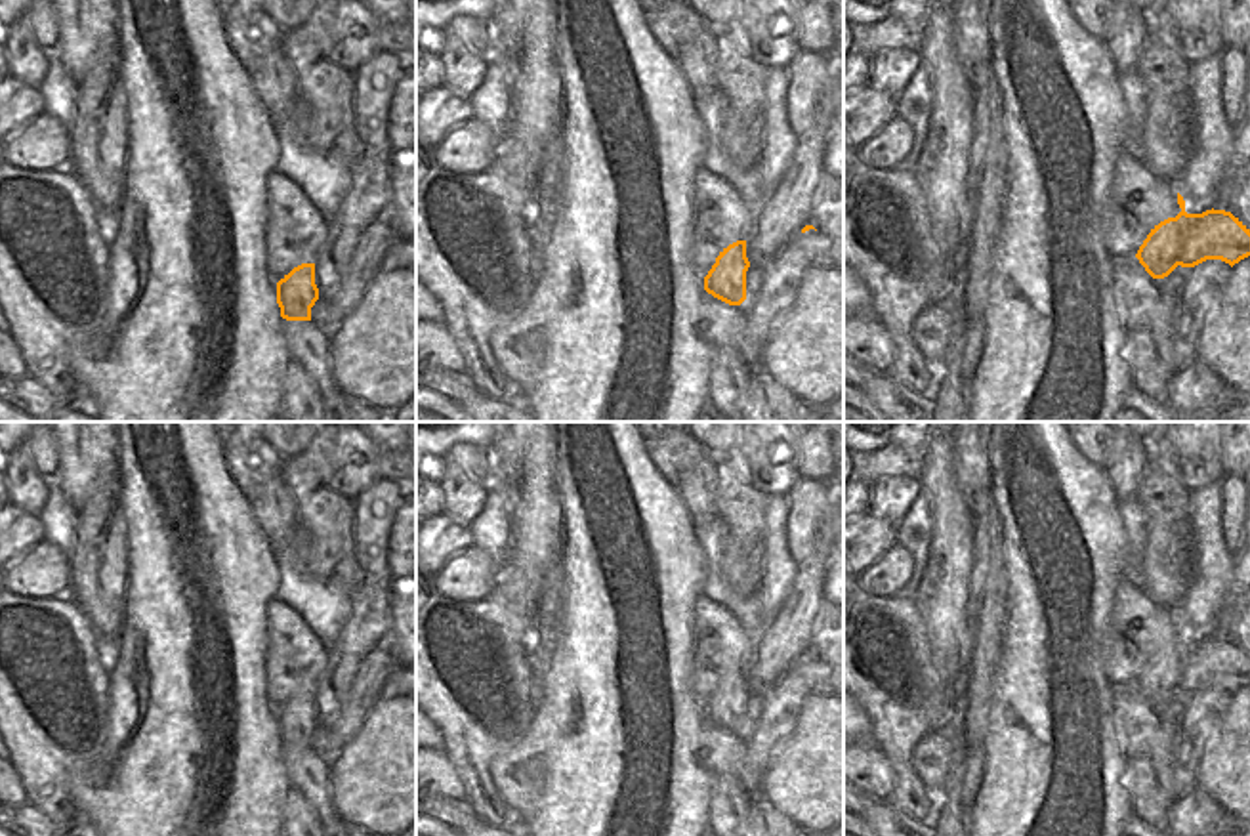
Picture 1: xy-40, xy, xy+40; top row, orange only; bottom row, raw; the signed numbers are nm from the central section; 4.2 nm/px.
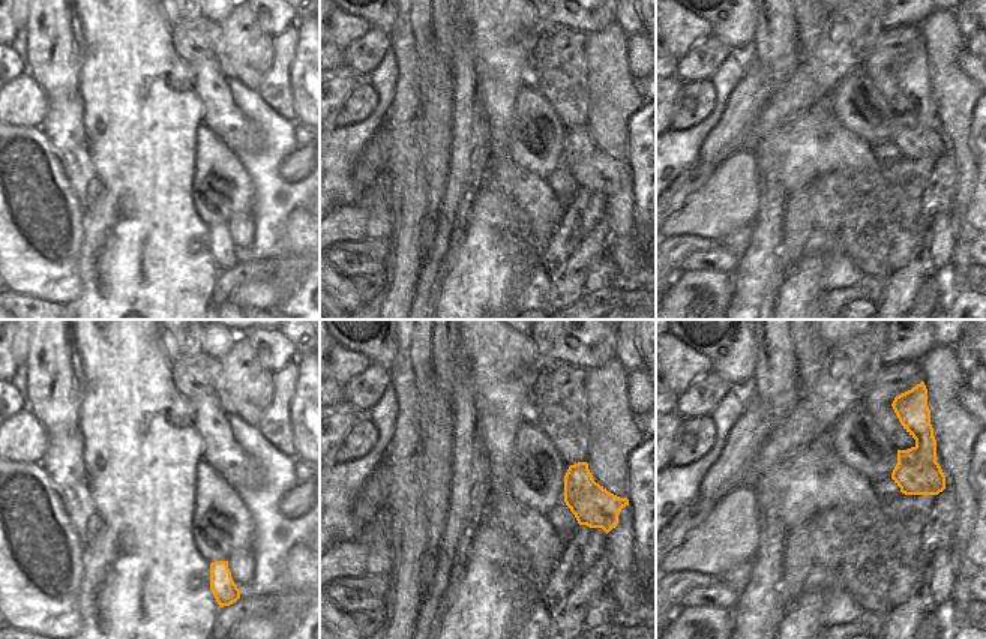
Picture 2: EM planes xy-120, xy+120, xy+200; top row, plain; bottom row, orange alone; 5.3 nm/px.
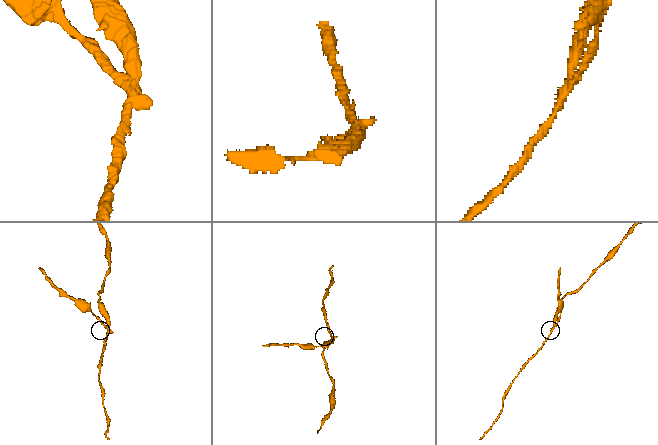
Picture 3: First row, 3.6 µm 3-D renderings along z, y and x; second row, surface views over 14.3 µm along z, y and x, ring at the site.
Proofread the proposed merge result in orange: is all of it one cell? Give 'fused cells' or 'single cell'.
fused cells

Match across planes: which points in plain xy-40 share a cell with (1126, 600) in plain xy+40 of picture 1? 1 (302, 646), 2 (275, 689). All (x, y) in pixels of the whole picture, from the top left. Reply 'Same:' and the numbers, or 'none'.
Same: 1, 2

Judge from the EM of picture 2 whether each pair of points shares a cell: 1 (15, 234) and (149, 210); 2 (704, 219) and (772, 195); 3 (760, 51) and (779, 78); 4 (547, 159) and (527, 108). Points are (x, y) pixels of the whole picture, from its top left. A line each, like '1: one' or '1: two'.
1: two
2: two
3: one
4: one

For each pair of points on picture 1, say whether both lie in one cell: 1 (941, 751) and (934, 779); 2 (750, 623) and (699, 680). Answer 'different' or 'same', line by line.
1: same
2: different

